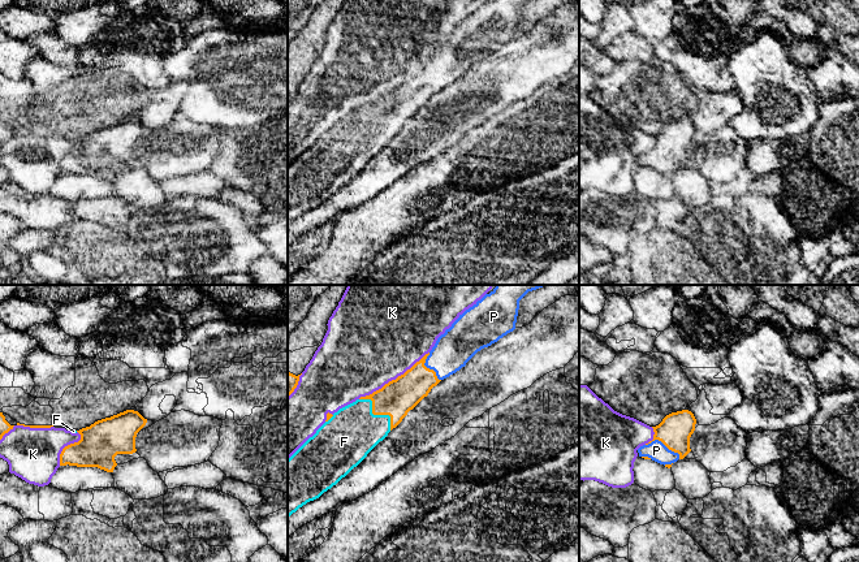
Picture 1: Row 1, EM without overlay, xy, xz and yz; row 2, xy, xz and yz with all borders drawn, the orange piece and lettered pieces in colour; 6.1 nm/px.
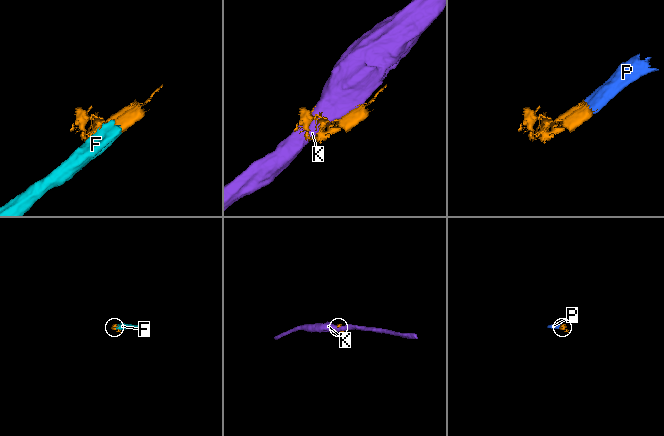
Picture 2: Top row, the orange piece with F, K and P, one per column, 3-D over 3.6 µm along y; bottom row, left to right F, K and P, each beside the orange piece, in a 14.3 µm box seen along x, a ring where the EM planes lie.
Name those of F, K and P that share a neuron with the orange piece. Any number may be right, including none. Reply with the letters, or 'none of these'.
F, P

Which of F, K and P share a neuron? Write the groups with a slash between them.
F P / K

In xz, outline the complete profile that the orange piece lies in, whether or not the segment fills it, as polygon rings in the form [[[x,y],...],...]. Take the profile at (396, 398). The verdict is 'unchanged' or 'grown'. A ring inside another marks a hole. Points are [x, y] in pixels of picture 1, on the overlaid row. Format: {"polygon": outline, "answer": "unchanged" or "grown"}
{"polygon": [[[496,285],[489,294],[485,294],[472,307],[459,315],[452,327],[437,338],[432,350],[403,375],[389,381],[372,394],[361,397],[355,402],[340,408],[333,415],[328,412],[325,423],[288,459],[288,518],[307,502],[319,498],[357,467],[441,380],[465,367],[478,351],[513,332],[515,329],[519,301],[528,291],[543,286],[545,285]]], "answer": "grown"}

